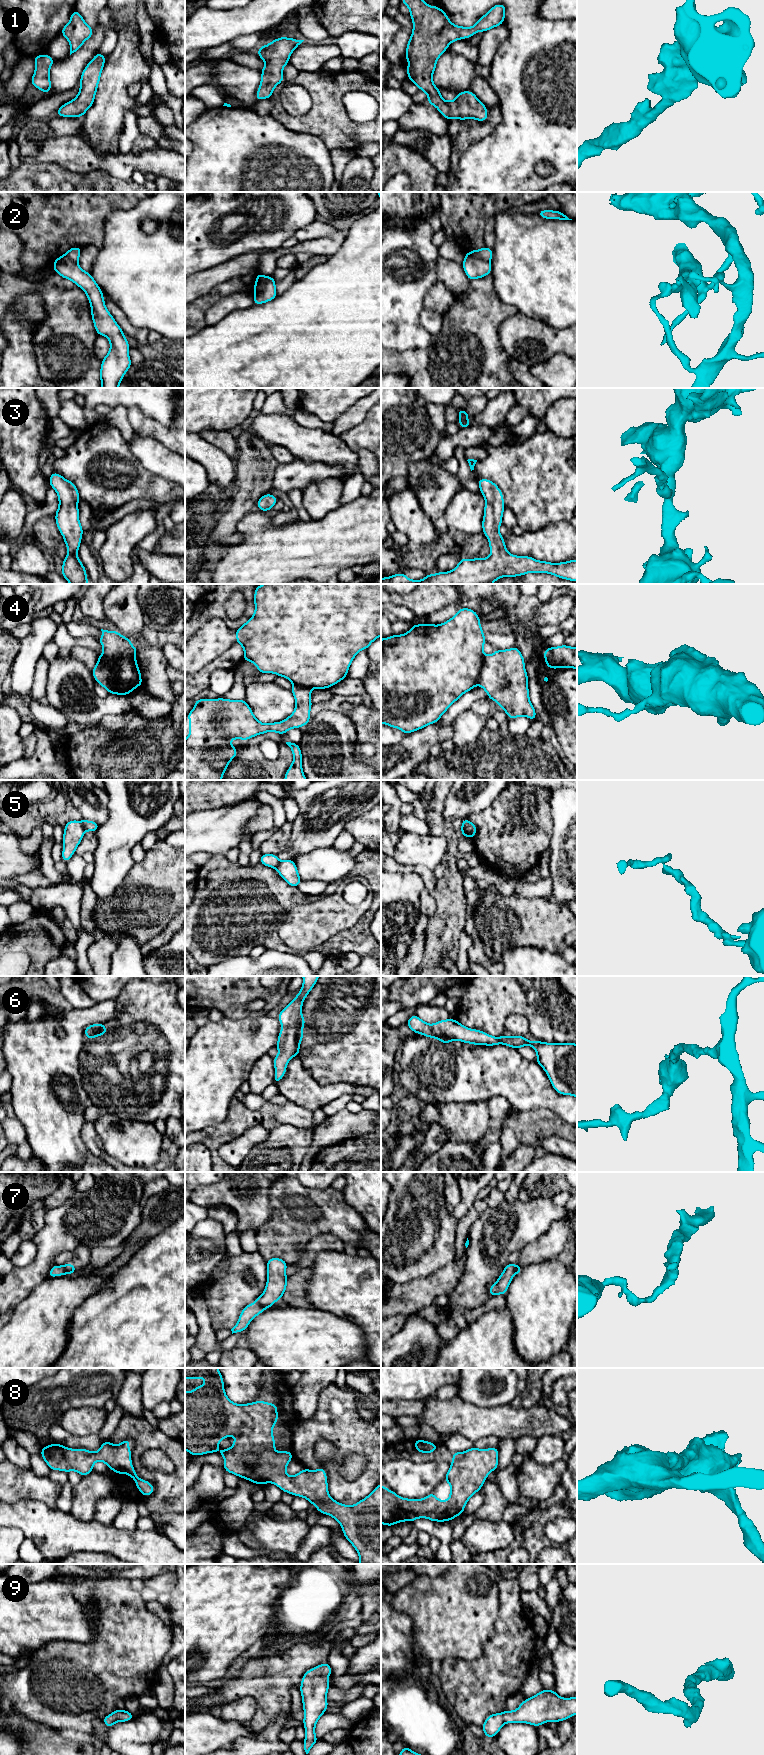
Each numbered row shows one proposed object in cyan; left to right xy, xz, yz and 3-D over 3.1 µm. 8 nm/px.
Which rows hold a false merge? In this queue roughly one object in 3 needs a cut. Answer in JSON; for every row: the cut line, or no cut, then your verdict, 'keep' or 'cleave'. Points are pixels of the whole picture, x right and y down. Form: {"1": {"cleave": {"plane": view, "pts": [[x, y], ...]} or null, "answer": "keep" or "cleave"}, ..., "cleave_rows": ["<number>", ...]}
{"1": {"cleave": null, "answer": "keep"}, "2": {"cleave": {"plane": "yz", "pts": [[467, 253], [489, 262]]}, "answer": "cleave"}, "3": {"cleave": null, "answer": "keep"}, "4": {"cleave": {"plane": "xy", "pts": [[98, 658], [110, 670], [120, 694]]}, "answer": "cleave"}, "5": {"cleave": {"plane": "xy", "pts": [[80, 821], [84, 830]]}, "answer": "cleave"}, "6": {"cleave": null, "answer": "keep"}, "7": {"cleave": {"plane": "xz", "pts": [[256, 1301], [263, 1309]]}, "answer": "cleave"}, "8": {"cleave": null, "answer": "keep"}, "9": {"cleave": null, "answer": "keep"}, "cleave_rows": ["2", "4", "5", "7"]}

